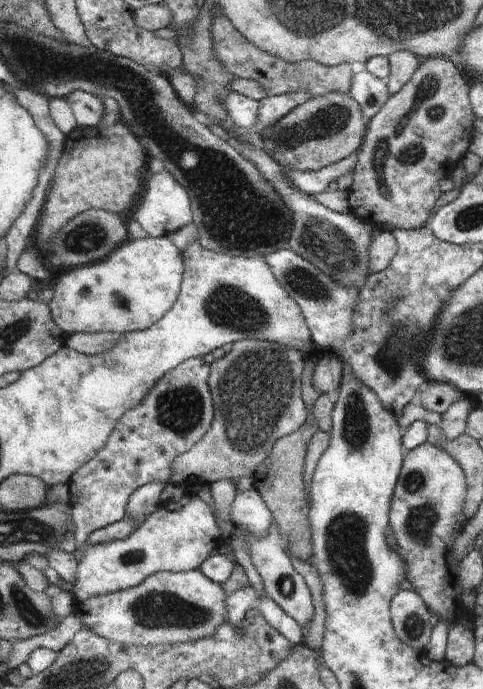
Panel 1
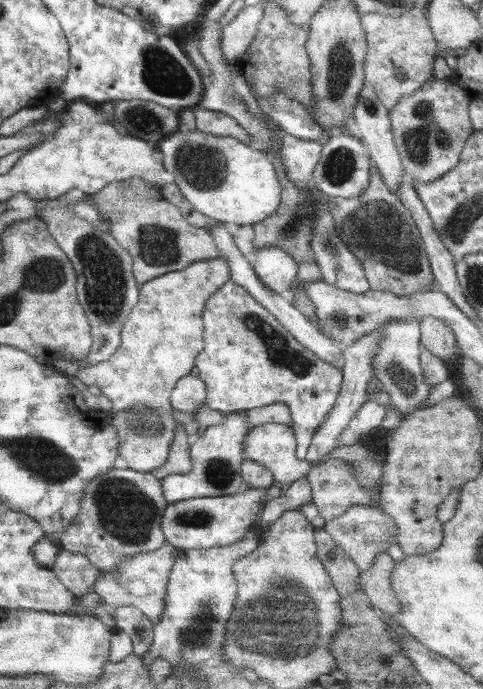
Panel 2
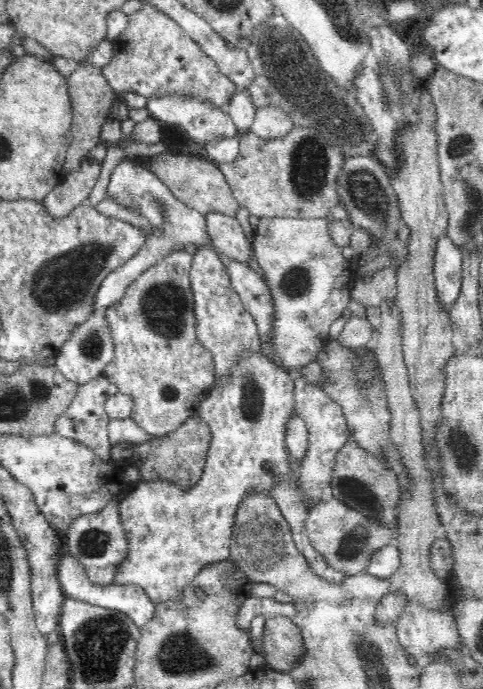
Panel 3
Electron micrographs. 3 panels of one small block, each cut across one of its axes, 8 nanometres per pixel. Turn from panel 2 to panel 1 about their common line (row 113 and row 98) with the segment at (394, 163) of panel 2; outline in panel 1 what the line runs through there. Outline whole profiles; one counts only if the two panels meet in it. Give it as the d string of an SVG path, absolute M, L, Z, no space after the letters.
M363 71L354 74L349 95L354 98L367 119L374 118L389 99L390 92L385 81Z

